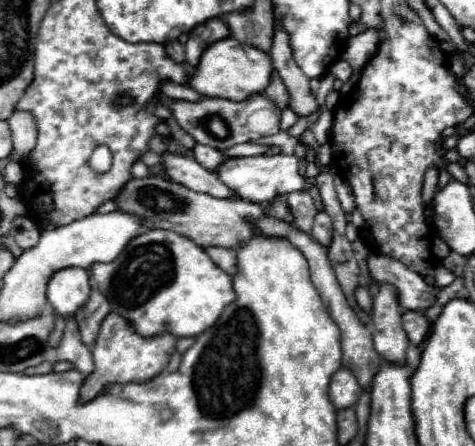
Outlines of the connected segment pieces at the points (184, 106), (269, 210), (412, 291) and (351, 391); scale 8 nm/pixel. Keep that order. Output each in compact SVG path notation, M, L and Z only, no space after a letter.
M251 94L247 100L241 102L225 98L201 98L199 102L171 100L169 110L175 122L181 126L181 130L193 136L197 144L205 144L217 150L225 150L241 142L255 142L263 136L271 136L281 130L281 110L275 108L275 104L271 104L271 100L267 100L267 96L263 94Z
M279 194L275 196L273 200L269 200L265 206L263 206L263 212L271 218L277 218L277 220L283 220L287 224L291 224L291 212L287 208L287 202L285 202L285 194Z
M373 252L367 258L367 266L369 266L369 276L375 282L391 284L397 288L399 304L405 310L423 312L435 302L437 288L425 284L425 280L417 272L409 270L403 262L391 258L391 256L383 256L379 252Z
M341 368L331 376L329 398L337 410L355 406L355 402L359 400L359 394L361 394L361 386L347 368Z

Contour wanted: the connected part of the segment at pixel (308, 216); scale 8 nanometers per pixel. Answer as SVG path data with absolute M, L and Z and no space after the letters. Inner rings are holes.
M307 190L291 192L291 194L287 194L287 202L295 216L295 226L303 232L309 232L313 226L313 200L311 200L309 192Z

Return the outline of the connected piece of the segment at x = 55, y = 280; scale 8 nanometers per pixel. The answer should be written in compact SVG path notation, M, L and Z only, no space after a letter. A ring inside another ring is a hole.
M63 268L47 284L47 300L63 318L83 308L89 294L89 274L83 268Z

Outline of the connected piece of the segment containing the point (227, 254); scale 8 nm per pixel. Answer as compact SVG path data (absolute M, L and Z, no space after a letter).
M205 248L205 252L209 254L209 258L229 276L233 276L237 272L237 258L235 258L235 250L231 248Z

